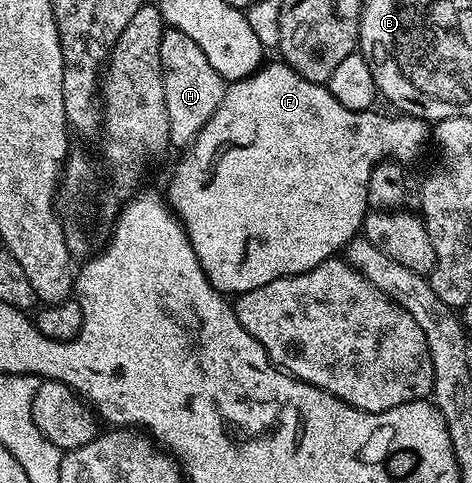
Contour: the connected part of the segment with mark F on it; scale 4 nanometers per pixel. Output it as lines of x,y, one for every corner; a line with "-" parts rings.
271,62
265,63
254,74
250,74
245,80
233,80
225,87
224,97
222,102
218,106
218,110
214,110
214,114
210,118
210,122
206,122
206,126
202,126
202,130
194,138
194,142
188,145
184,156
176,164
176,169
172,172
172,181
168,184
168,192
166,191
166,199
172,209
175,212
177,218
181,224
184,225
186,234
190,238
190,246
194,246
194,254
198,254
198,262
202,266
202,270
206,274
206,278
215,288
225,294
239,294
242,292
249,292
250,290
258,290
258,286
266,286
266,282
274,282
278,278
286,278
287,276
297,276
302,274
306,270
310,270
314,266
318,266
322,262
333,259
351,240
357,239
358,233
363,229
364,217
369,211
368,207
368,183
370,182
370,174
374,170
374,166
380,163
381,160
393,159
397,162
409,162
424,148
424,143
427,145
430,140
430,128
425,121
407,114
396,114
396,117
383,116
382,113
376,112
377,110
369,110
366,112
359,112
358,110
346,110
346,106
342,106
342,102
338,102
338,98
334,98
334,94
330,94
330,90
327,86
322,84
315,84
310,82
306,78
302,78
302,74
298,74
292,69
289,64
283,62

